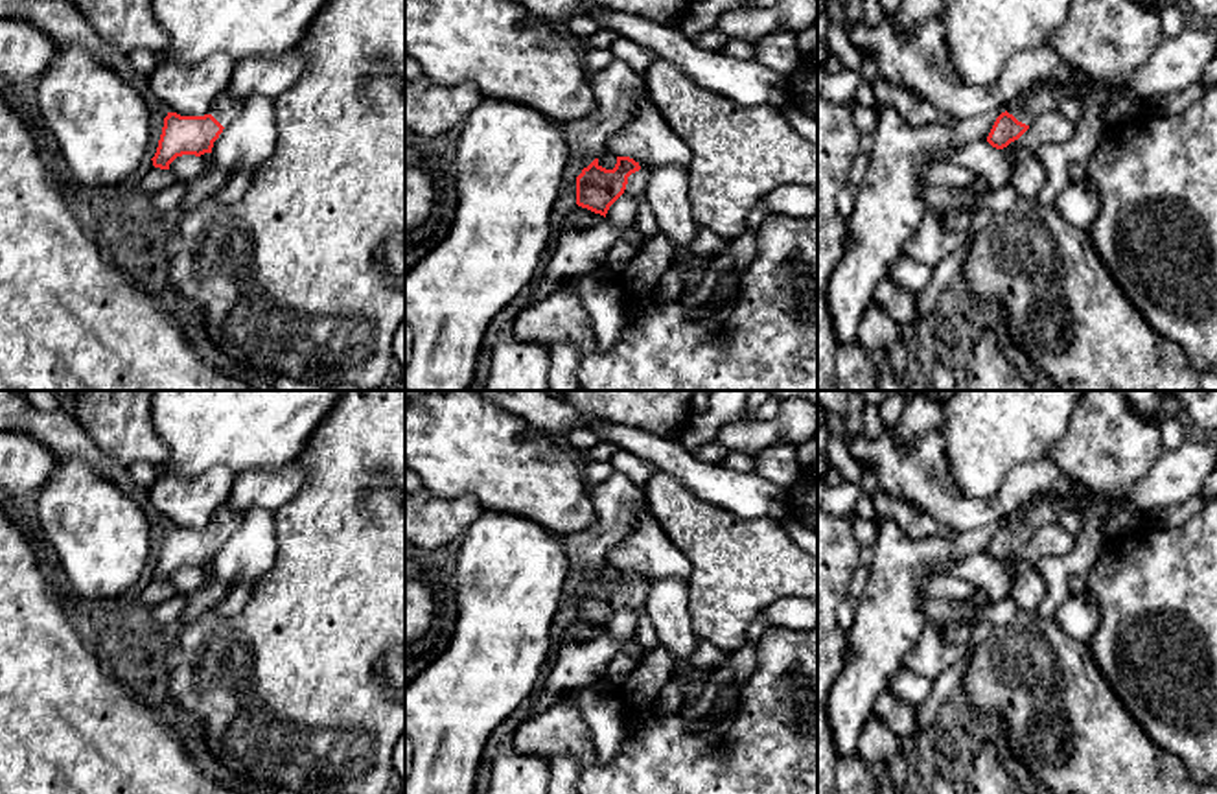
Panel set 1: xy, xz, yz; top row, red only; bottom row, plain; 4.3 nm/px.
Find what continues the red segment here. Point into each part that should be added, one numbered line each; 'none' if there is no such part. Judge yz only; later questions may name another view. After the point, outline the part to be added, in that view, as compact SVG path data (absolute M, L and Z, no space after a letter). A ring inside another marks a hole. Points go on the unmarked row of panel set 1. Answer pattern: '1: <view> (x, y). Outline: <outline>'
1: yz (1037, 514). Outline: M1055 494L1038 497L1026 503L1007 525L1031 540L1040 529L1057 523L1059 516L1073 505L1075 501L1072 497L1059 497Z

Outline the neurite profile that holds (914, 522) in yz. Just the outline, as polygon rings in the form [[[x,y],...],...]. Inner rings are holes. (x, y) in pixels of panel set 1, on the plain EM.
[[[882,486],[871,499],[880,520],[893,520],[904,532],[908,532],[915,540],[954,532],[941,521],[933,520],[930,514],[917,510]]]

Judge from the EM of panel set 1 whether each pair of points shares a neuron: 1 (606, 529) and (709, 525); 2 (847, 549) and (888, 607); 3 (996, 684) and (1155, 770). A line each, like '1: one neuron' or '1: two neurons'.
1: two neurons
2: two neurons
3: one neuron

